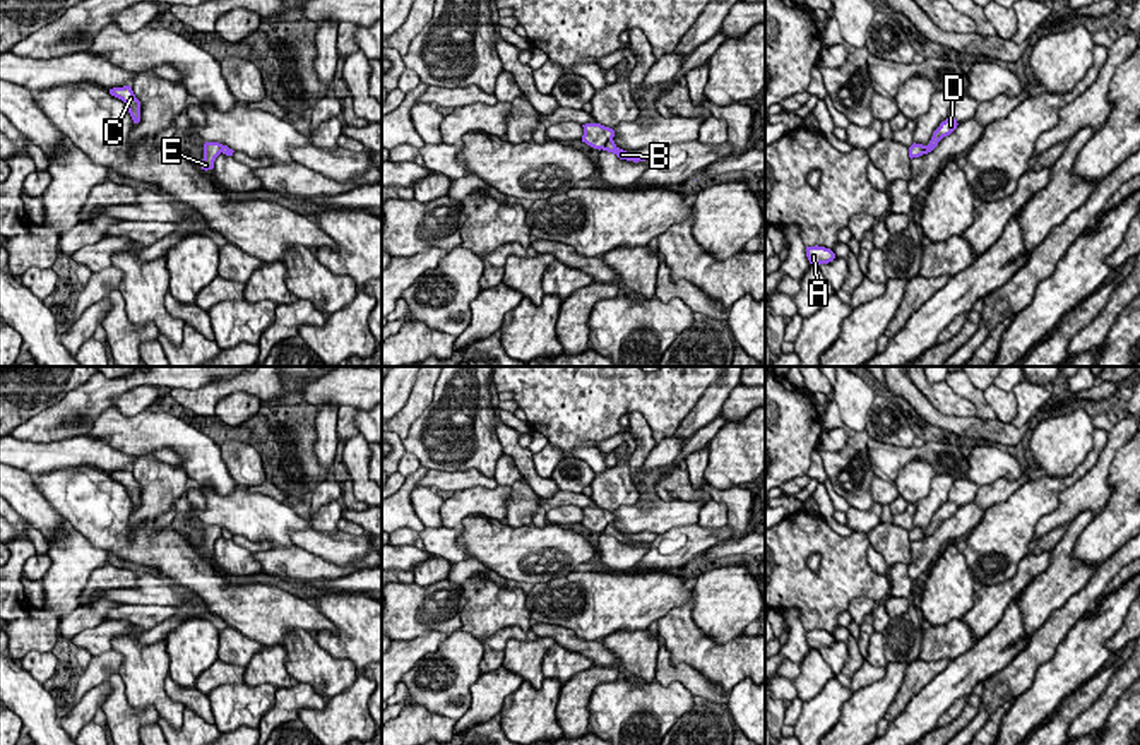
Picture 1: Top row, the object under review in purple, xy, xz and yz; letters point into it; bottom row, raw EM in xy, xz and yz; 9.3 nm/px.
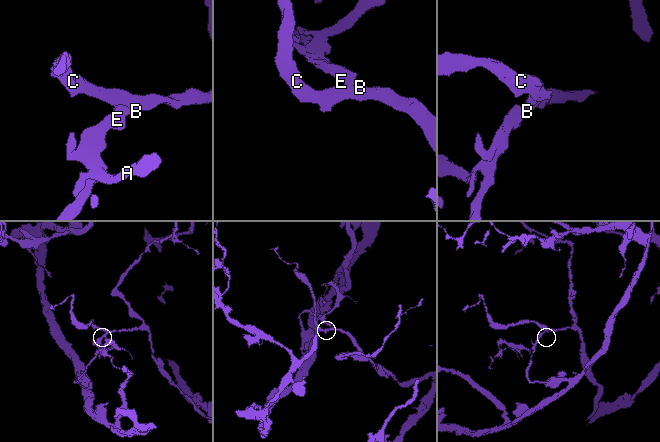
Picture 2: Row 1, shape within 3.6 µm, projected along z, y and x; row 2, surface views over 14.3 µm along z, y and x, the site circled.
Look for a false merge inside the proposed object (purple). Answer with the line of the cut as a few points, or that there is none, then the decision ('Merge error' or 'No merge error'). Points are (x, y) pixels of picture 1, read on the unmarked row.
Split along xz (611, 521), (601, 531). Merge error

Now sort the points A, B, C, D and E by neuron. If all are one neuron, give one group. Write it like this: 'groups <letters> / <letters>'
groups A E / B C D

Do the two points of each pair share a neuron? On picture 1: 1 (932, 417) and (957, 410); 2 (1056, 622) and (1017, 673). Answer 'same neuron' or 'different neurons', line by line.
1: different neurons
2: same neuron

